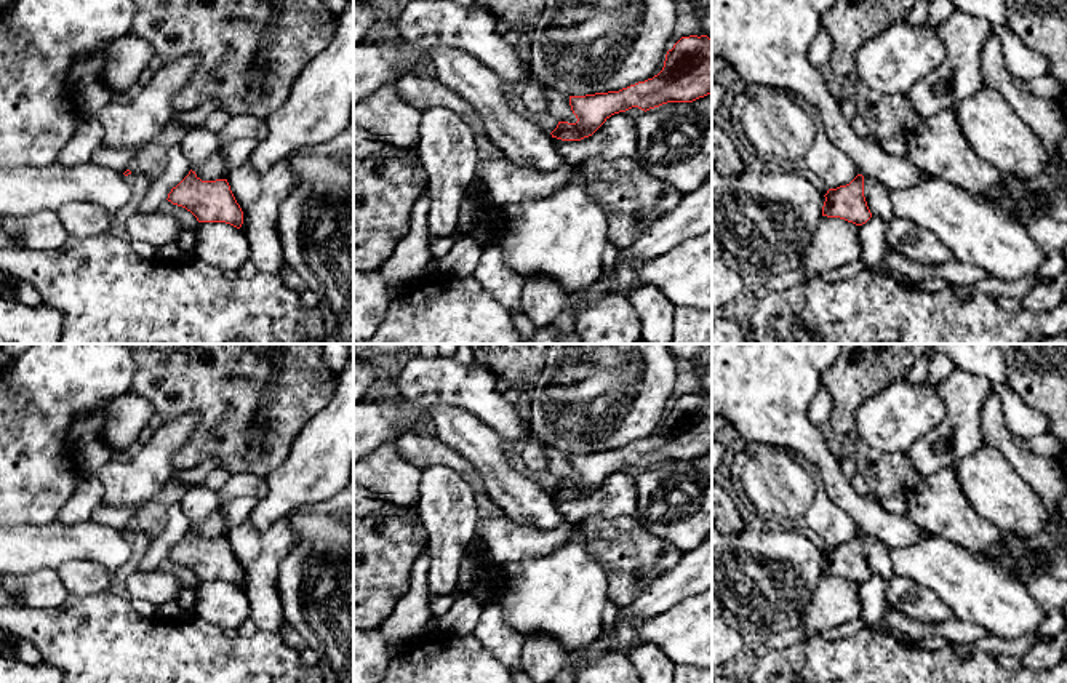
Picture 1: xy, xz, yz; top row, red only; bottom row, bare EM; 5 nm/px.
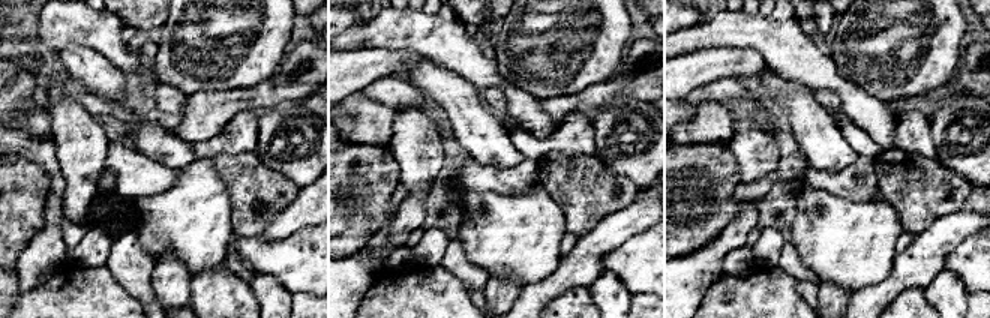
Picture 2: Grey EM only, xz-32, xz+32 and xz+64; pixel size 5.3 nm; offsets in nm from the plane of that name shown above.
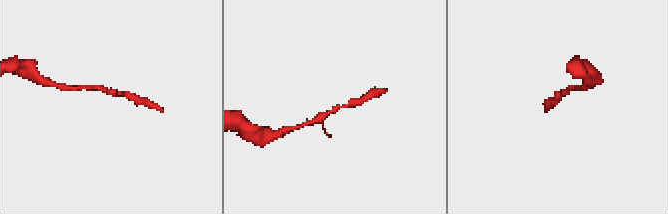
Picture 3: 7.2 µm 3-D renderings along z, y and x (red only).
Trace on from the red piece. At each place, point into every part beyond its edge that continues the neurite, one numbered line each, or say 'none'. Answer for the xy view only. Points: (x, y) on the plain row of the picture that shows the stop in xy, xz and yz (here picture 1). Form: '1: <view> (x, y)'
none

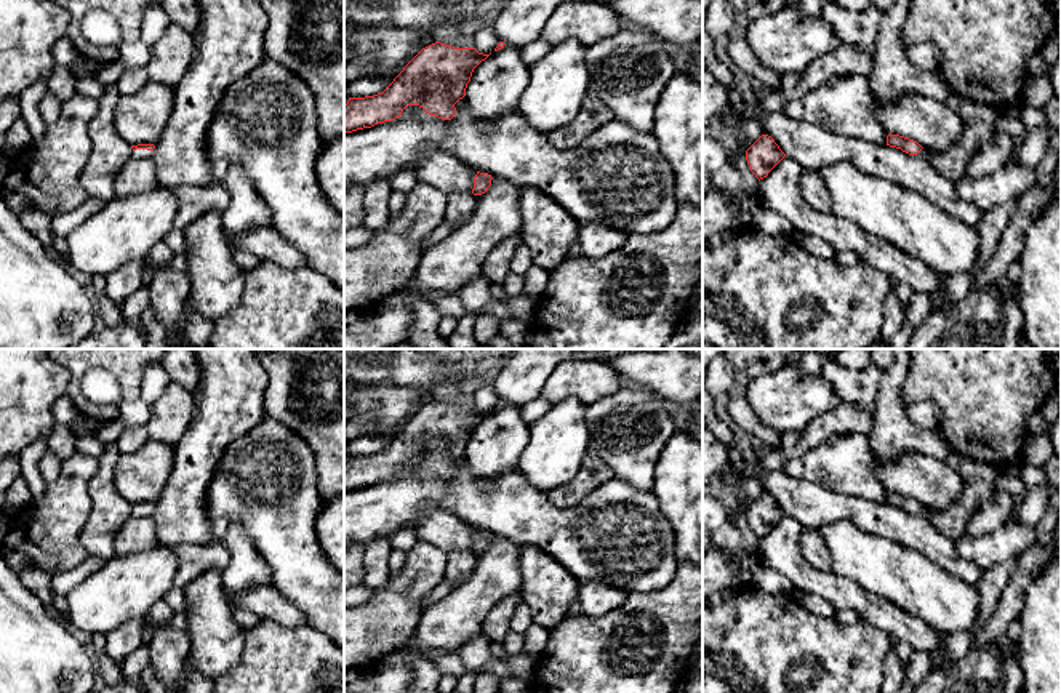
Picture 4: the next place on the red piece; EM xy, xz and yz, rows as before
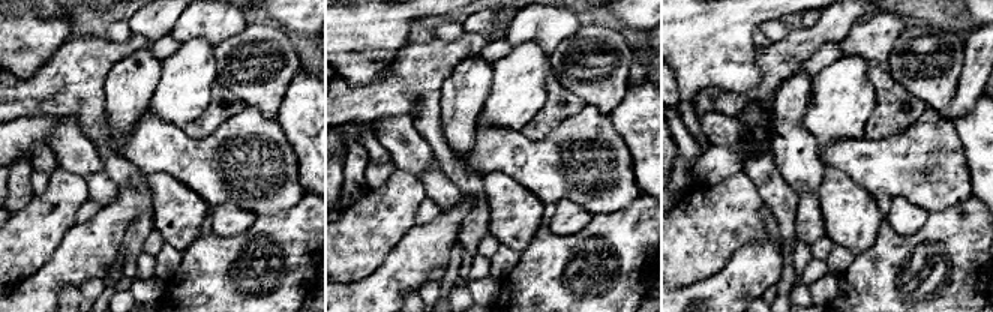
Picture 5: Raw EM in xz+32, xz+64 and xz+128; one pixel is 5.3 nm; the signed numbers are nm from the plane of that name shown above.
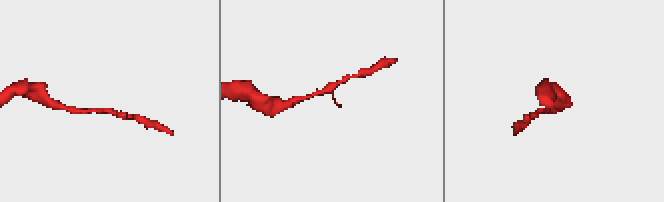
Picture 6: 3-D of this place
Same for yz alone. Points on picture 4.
1: yz (980, 477)

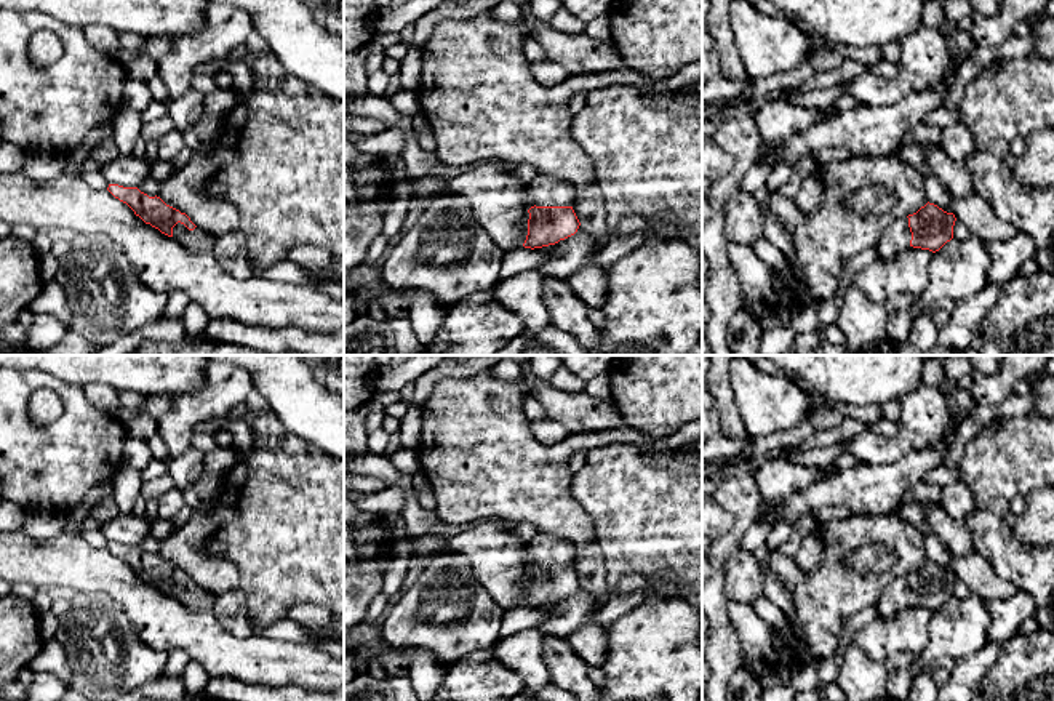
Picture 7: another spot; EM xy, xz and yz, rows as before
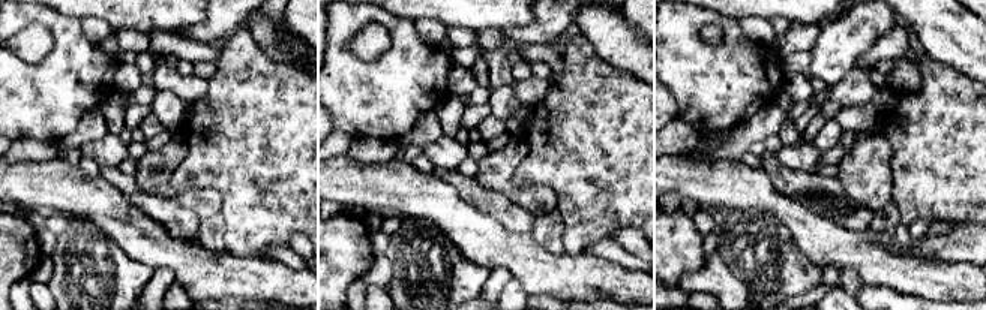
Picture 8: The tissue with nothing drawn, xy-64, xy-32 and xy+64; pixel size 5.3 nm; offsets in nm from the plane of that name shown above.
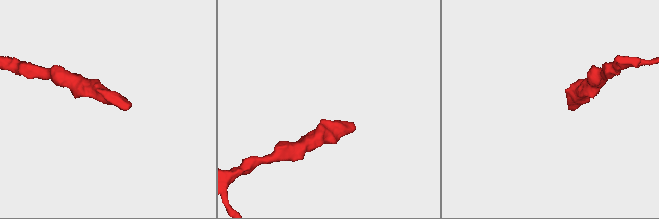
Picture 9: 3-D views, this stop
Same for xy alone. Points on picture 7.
1: xy (197, 599)

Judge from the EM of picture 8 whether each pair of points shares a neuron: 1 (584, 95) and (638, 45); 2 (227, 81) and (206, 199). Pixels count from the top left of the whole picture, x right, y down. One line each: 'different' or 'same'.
1: different
2: different

